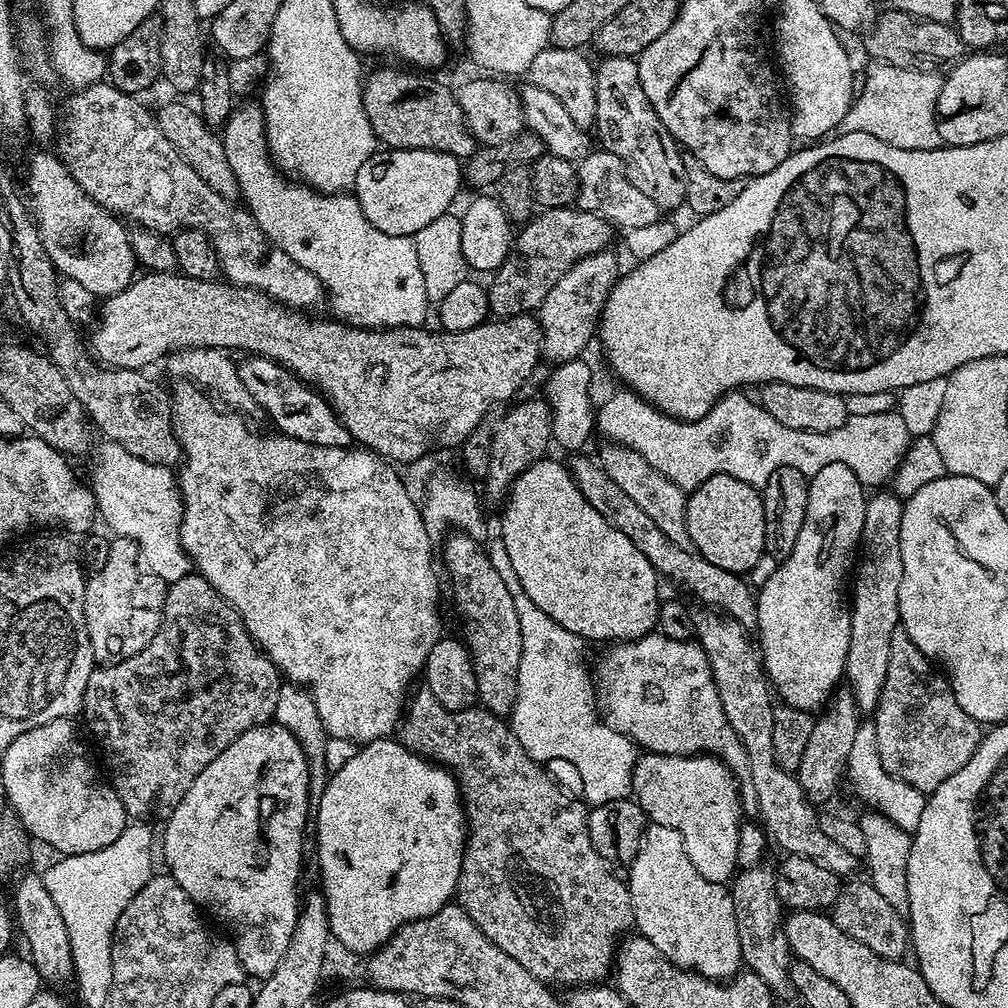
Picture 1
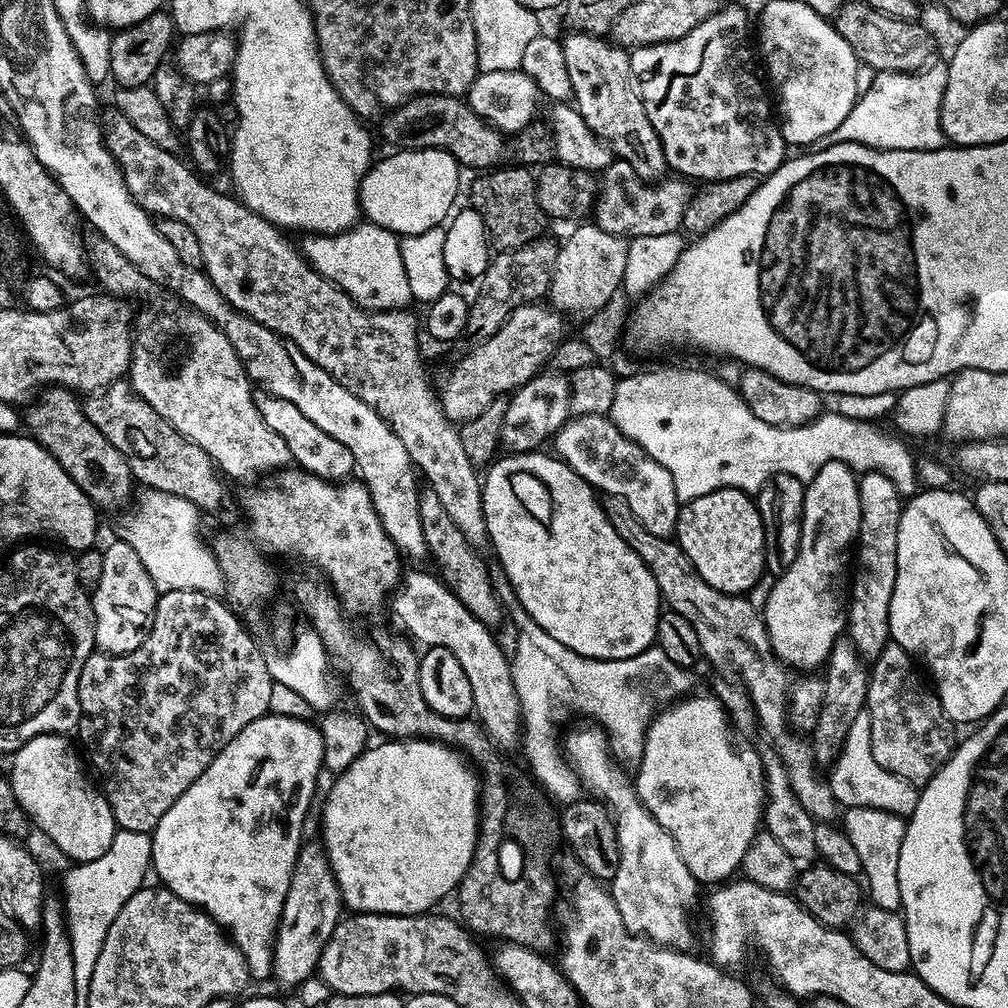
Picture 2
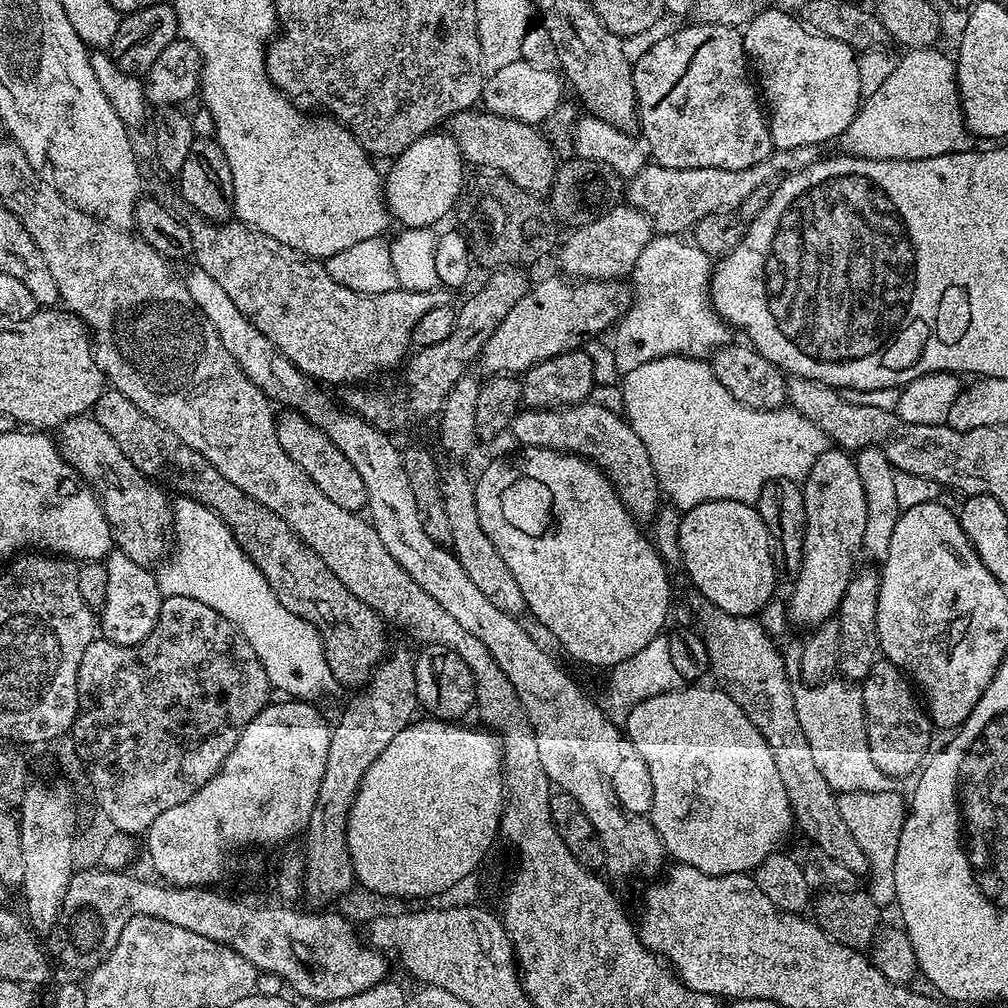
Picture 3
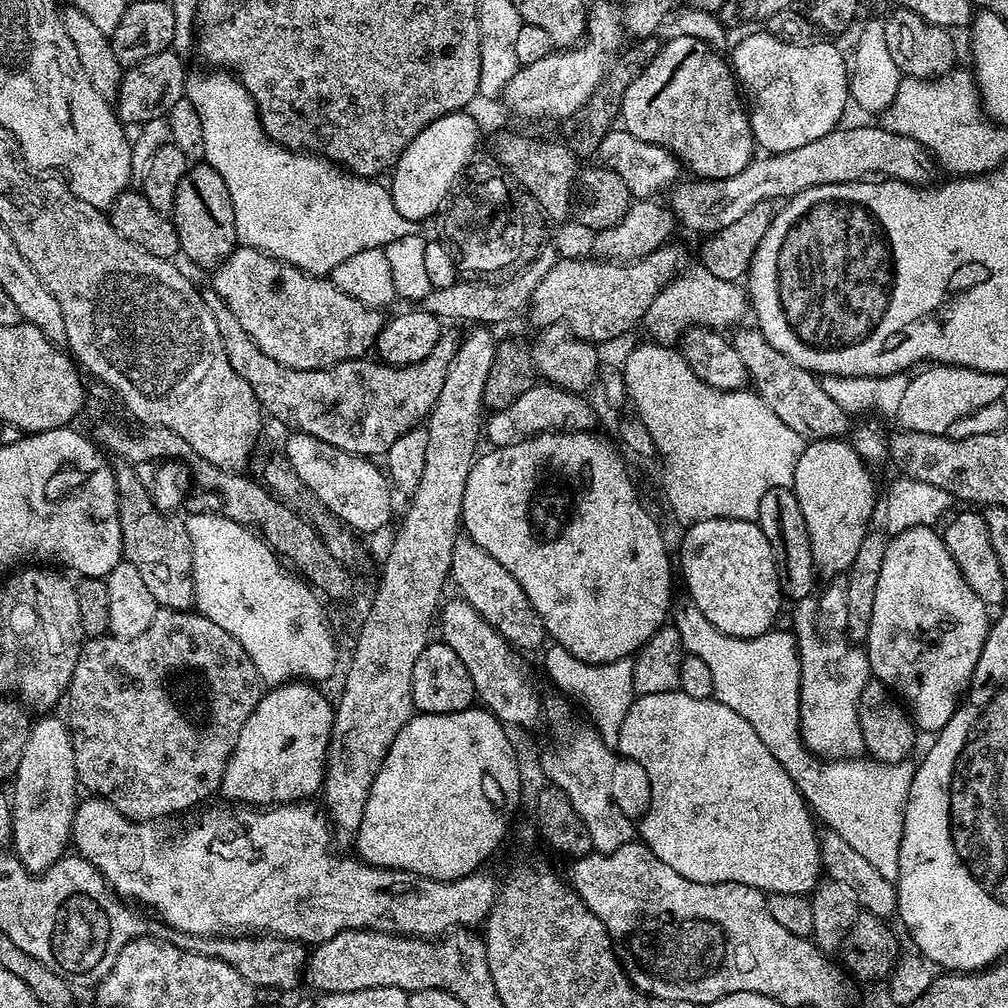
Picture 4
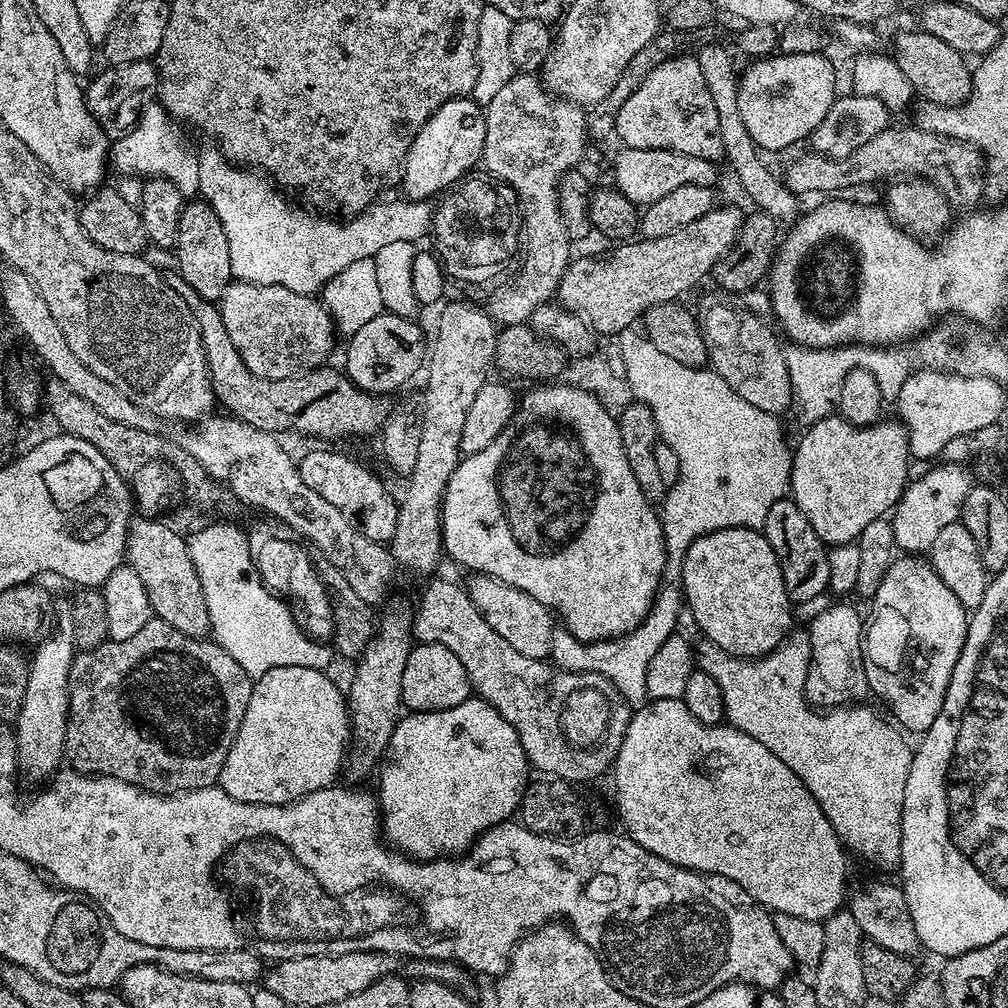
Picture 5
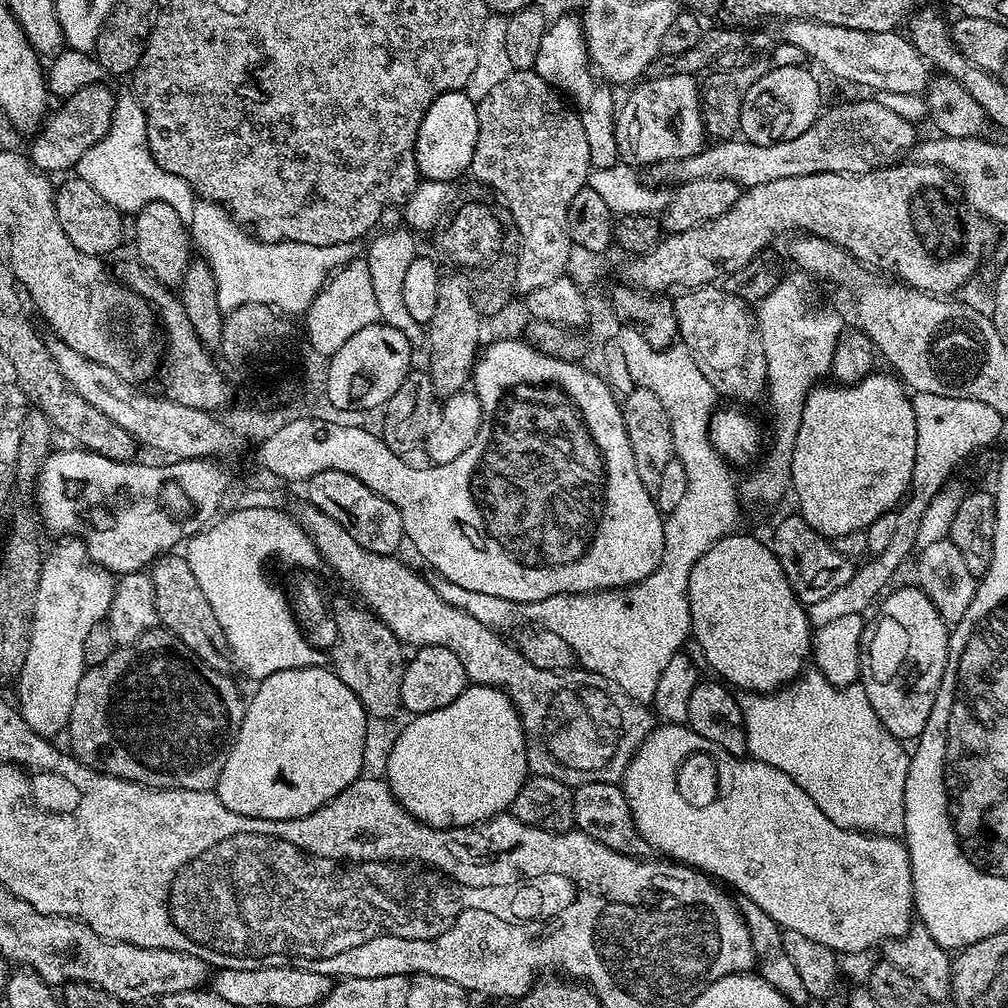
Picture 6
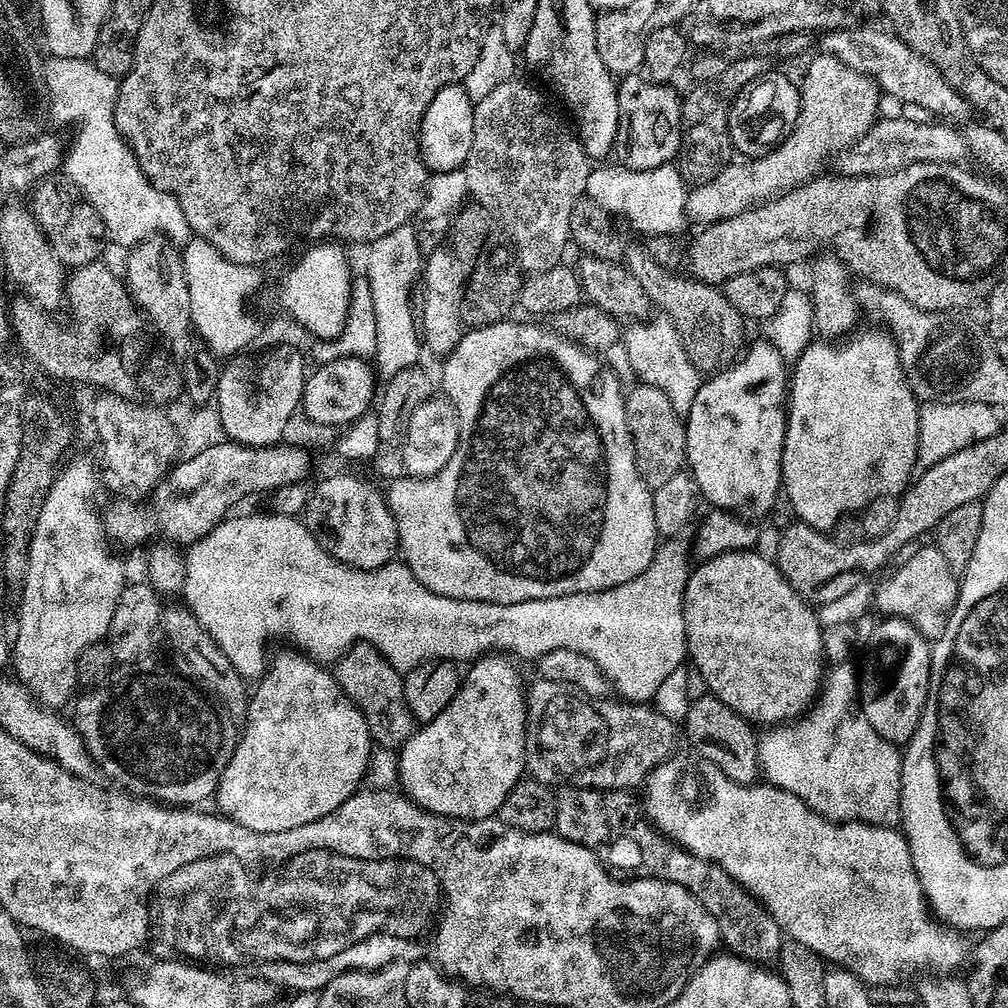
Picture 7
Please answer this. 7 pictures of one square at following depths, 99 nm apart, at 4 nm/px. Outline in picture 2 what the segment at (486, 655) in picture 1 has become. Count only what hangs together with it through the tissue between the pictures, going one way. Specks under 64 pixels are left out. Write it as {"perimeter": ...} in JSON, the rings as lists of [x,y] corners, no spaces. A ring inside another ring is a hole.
{"perimeter":[[[430,490],[420,493],[420,521],[431,557],[435,557],[444,570],[443,579],[466,606],[466,610],[470,610],[470,614],[474,614],[483,624],[489,626],[497,626],[496,624],[506,620],[506,609],[499,592],[496,591],[494,576],[488,573],[488,564],[480,557],[483,555],[477,548],[470,546],[470,542],[466,542],[466,534],[462,534],[462,530],[454,524],[454,518],[446,514],[446,506],[442,506],[438,494]]]}

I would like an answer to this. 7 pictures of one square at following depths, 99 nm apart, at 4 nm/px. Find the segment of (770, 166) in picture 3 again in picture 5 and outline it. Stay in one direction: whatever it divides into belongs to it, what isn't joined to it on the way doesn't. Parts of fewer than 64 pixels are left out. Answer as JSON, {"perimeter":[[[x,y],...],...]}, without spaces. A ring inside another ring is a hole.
{"perimeter":[[[889,126],[882,130],[882,134],[870,138],[866,146],[858,146],[854,154],[843,158],[823,154],[807,155],[798,157],[784,174],[782,172],[785,187],[800,198],[810,195],[811,192],[836,194],[839,193],[836,192],[839,188],[856,188],[859,184],[872,184],[875,180],[919,178],[929,180],[947,198],[949,204],[957,209],[972,210],[979,205],[976,203],[984,192],[984,180],[986,181],[986,160],[978,149],[963,144],[961,140],[930,134],[915,126]]]}

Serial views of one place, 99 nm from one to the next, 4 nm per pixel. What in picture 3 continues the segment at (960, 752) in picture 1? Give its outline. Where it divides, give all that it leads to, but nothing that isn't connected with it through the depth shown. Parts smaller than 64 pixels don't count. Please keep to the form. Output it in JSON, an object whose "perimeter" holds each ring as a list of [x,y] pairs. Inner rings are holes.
{"perimeter":[[[881,658],[862,682],[861,696],[867,720],[866,734],[875,765],[895,778],[919,773],[933,747],[934,725],[911,679],[898,666]]]}

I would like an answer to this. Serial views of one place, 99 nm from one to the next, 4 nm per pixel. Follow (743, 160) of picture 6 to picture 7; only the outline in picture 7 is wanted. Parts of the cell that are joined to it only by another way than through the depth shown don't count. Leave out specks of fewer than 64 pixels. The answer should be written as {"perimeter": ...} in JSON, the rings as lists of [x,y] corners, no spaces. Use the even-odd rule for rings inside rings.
{"perimeter":[[[880,118],[860,138],[835,157],[835,171],[846,176],[873,176],[902,170],[911,164],[964,164],[970,153],[963,131],[948,122],[906,122],[906,118]]]}

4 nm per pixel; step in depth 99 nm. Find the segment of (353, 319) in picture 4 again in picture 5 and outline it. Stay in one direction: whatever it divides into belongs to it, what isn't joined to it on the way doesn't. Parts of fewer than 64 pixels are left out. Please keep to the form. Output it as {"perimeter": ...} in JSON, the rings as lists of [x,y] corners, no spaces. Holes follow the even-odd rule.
{"perimeter":[[[236,280],[229,284],[220,297],[218,307],[226,326],[226,334],[230,334],[230,342],[234,342],[234,350],[238,350],[242,362],[246,362],[246,370],[258,374],[258,378],[277,380],[312,372],[327,361],[324,359],[331,354],[332,343],[338,340],[332,316],[315,295],[298,294],[273,284],[251,284],[245,280]]]}

